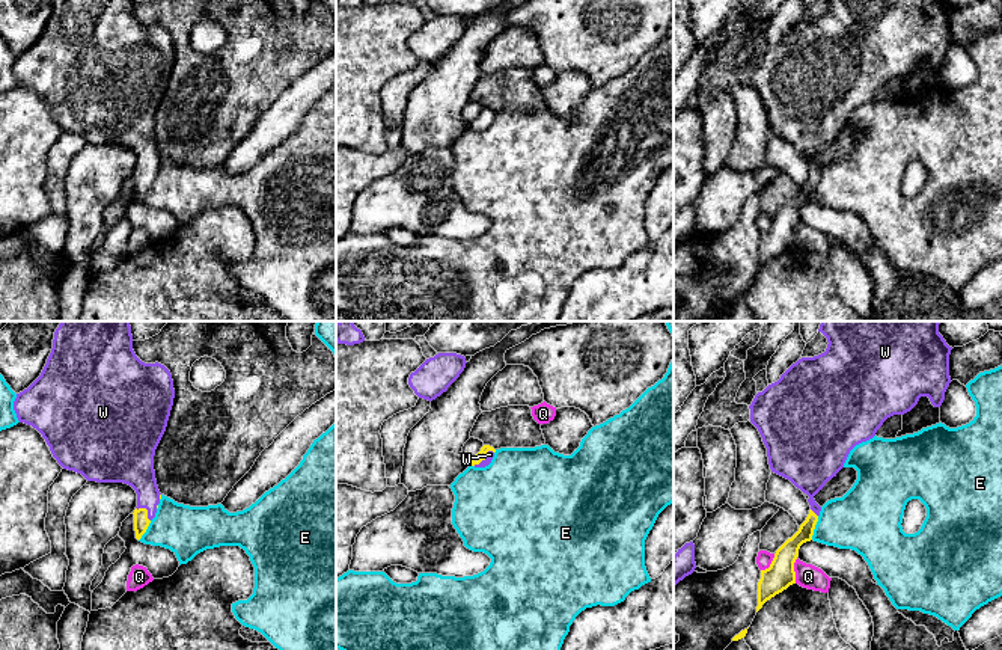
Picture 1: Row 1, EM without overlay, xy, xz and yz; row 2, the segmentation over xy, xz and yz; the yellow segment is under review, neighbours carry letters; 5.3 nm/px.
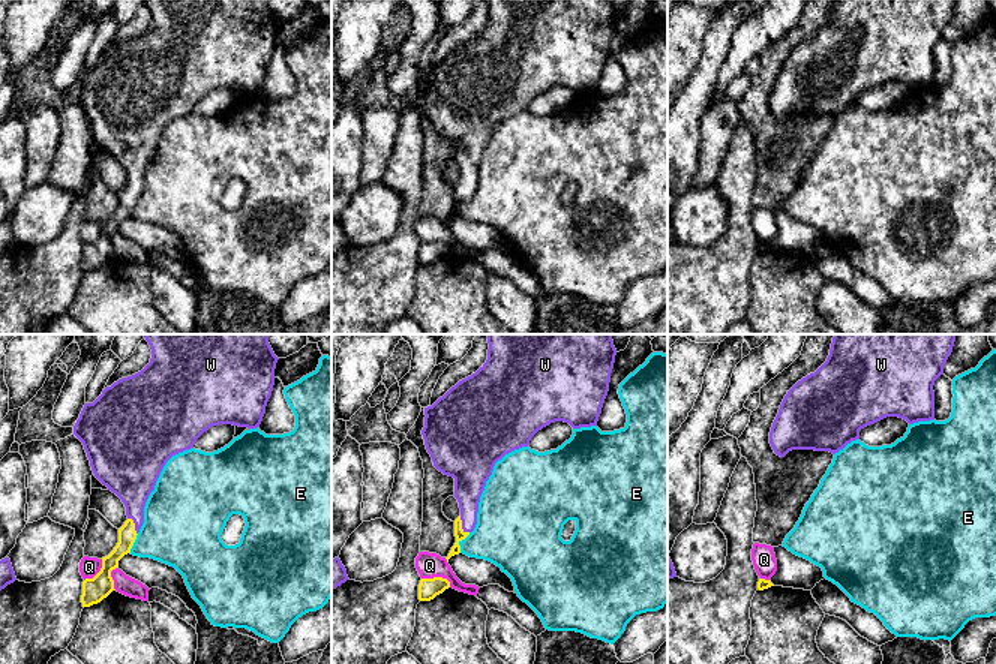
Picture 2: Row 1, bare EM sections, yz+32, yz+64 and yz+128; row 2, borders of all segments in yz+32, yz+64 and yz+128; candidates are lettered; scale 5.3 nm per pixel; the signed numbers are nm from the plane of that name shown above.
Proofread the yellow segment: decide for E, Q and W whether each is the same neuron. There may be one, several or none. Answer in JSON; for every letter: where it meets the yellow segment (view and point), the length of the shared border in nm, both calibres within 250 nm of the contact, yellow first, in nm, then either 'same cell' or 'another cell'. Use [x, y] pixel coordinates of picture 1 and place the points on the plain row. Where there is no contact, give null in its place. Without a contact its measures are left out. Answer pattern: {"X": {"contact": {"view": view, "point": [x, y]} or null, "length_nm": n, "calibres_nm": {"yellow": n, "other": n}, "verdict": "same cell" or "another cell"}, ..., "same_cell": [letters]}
{"E": {"contact": {"view": "yz", "point": [814, 190]}, "length_nm": 130, "calibres_nm": {"yellow": 120, "other": 320}, "verdict": "another cell"}, "Q": {"contact": {"view": "yz", "point": [793, 233]}, "length_nm": 140, "calibres_nm": {"yellow": 150, "other": 130}, "verdict": "another cell"}, "W": {"contact": {"view": "xz", "point": [484, 121]}, "length_nm": 130, "calibres_nm": {"yellow": 50, "other": 50}, "verdict": "same cell"}, "same_cell": ["W"]}

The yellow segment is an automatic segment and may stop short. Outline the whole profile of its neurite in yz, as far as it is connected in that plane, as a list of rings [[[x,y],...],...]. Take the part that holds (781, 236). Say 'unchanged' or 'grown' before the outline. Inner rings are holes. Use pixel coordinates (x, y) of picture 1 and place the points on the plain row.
grown | [[[827,0],[827,5],[824,15],[799,21],[777,44],[758,54],[749,68],[750,84],[758,90],[767,110],[771,134],[790,142],[806,155],[811,167],[799,193],[776,213],[770,229],[761,232],[756,274],[767,262],[796,246],[794,225],[799,211],[812,202],[821,173],[814,158],[844,130],[850,113],[872,101],[887,80],[910,74],[921,59],[928,59],[934,69],[940,69],[951,45],[949,17],[952,9],[943,0]]]

